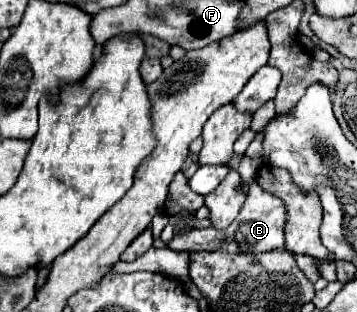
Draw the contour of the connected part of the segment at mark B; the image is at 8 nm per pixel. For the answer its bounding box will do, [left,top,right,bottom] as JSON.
[169,156,285,254]

